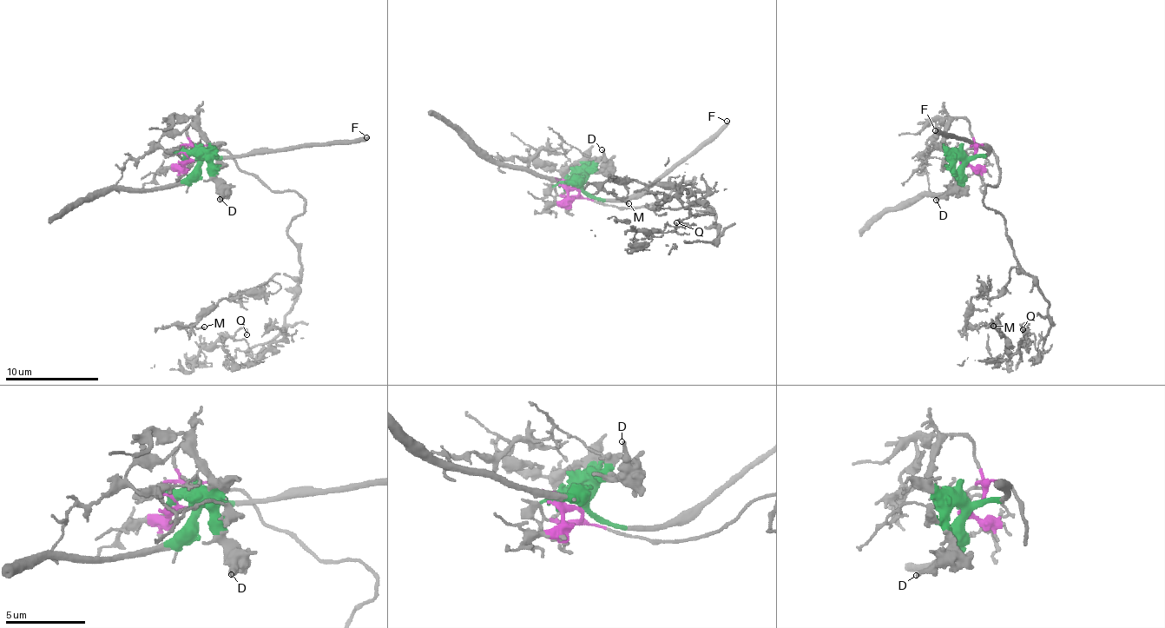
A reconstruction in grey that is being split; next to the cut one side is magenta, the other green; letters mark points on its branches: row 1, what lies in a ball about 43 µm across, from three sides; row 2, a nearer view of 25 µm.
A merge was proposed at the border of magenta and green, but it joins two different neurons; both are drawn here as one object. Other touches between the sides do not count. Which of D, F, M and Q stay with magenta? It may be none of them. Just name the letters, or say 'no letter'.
M, Q

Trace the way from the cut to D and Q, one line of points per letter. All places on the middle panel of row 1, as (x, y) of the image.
D: (579, 188), (589, 173), (602, 165), (602, 150)
Q: (577, 188), (629, 208), (695, 177), (688, 201), (710, 207), (720, 235), (687, 242), (665, 228), (675, 221)

